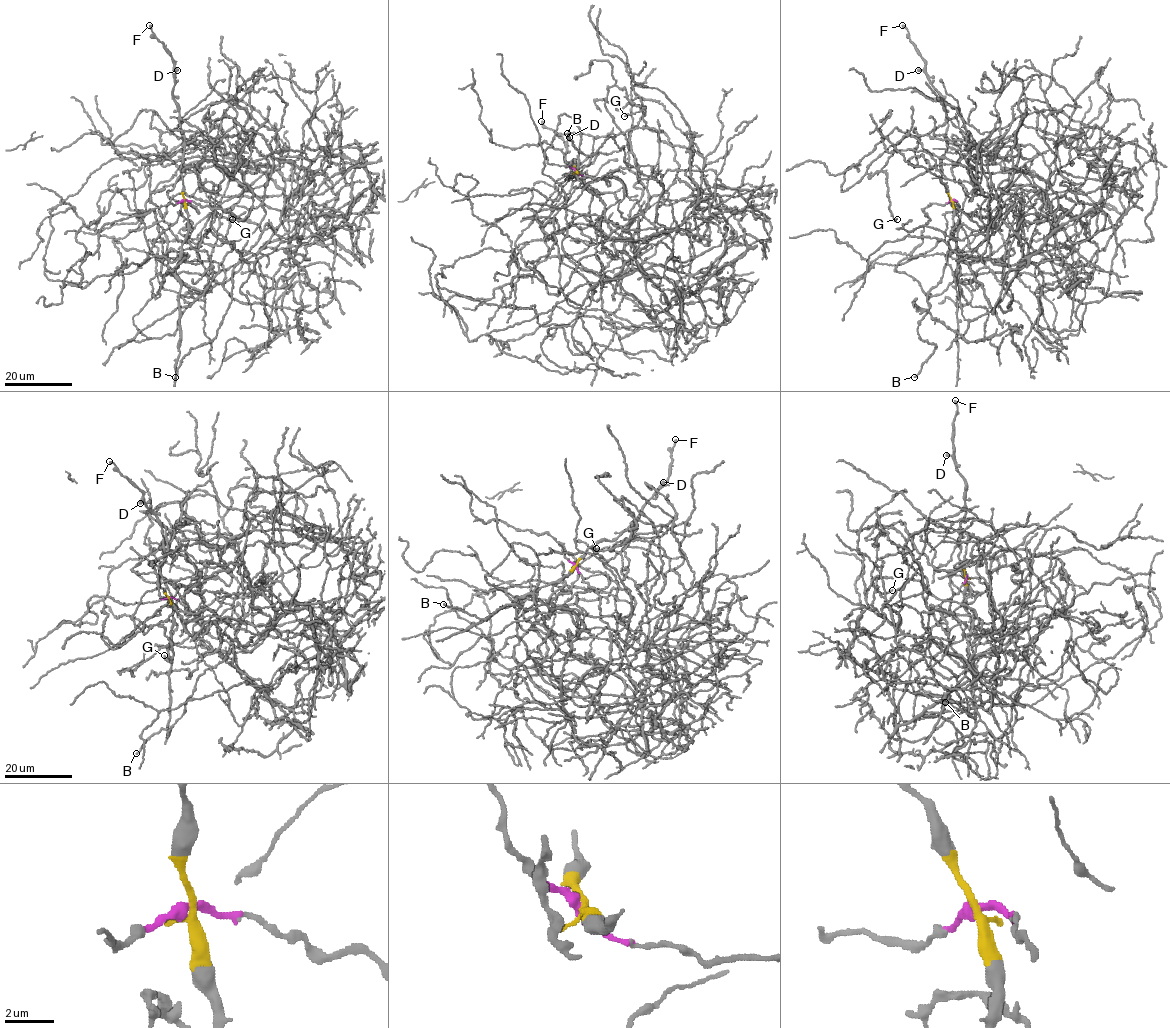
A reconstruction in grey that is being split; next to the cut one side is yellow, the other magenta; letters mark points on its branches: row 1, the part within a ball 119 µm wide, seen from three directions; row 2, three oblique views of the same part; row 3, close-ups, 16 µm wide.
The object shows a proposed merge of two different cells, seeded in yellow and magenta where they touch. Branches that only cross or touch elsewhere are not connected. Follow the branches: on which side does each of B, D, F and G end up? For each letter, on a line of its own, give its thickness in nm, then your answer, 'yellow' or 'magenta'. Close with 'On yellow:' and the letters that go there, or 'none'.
B: 240 nm thick; magenta
D: 500 nm thick; yellow
F: 400 nm thick; yellow
G: 260 nm thick; magenta
On yellow: D, F

